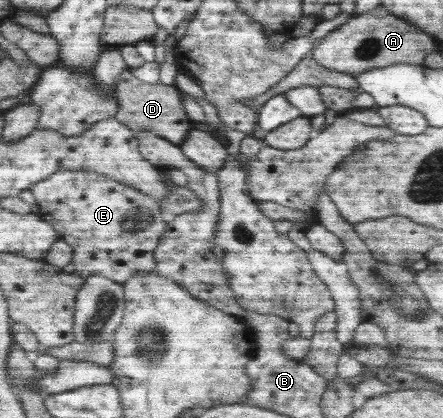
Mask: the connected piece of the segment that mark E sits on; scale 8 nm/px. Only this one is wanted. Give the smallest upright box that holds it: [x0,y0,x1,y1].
[29,168,167,285]

